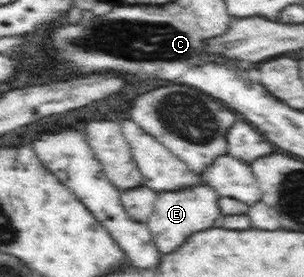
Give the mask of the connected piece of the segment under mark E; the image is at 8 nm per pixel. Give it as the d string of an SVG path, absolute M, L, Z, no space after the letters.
M207 184L178 192L157 193L153 213L149 216L146 225L160 256L176 251L190 236L214 228L214 222L222 217L217 209L217 199L215 190Z

